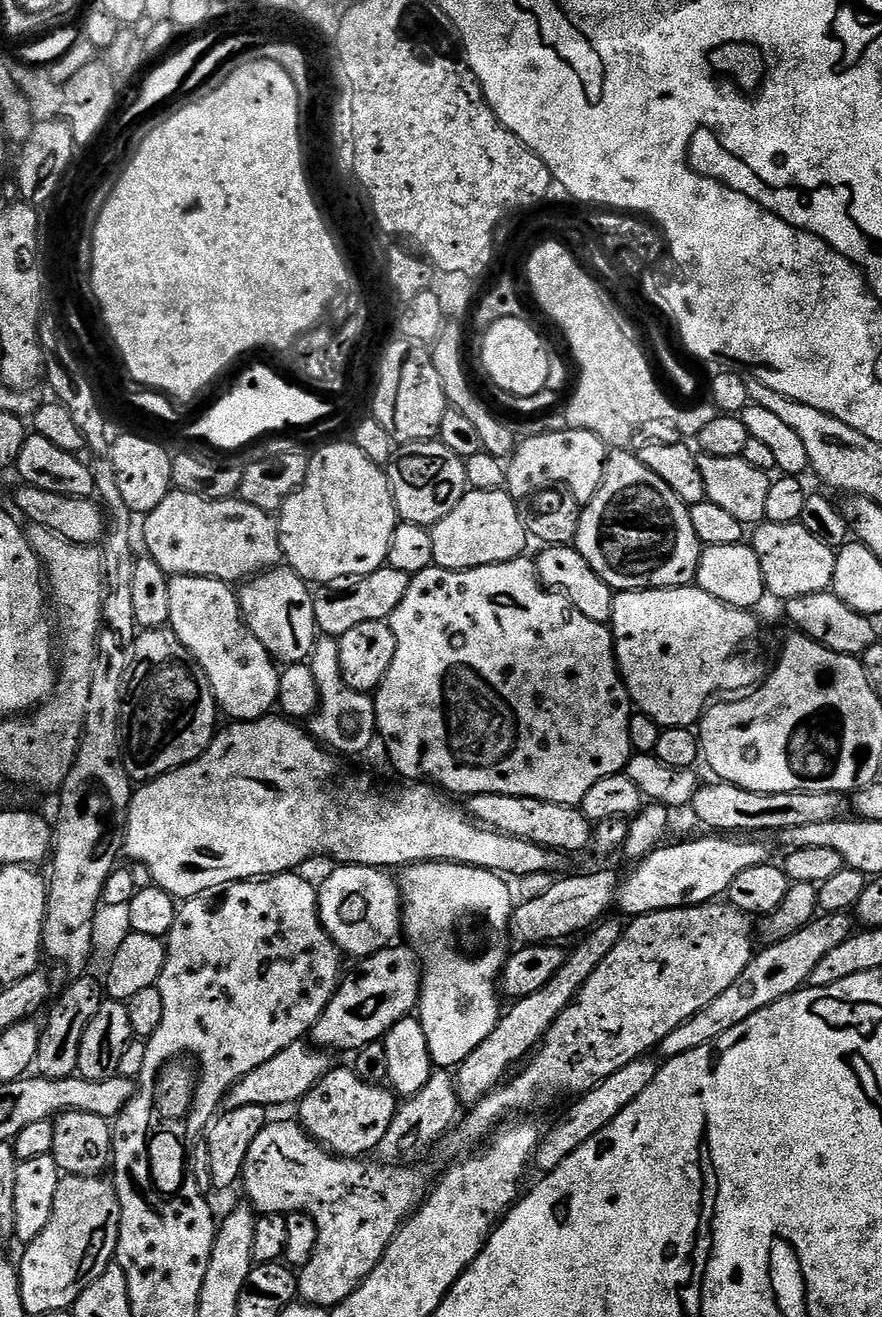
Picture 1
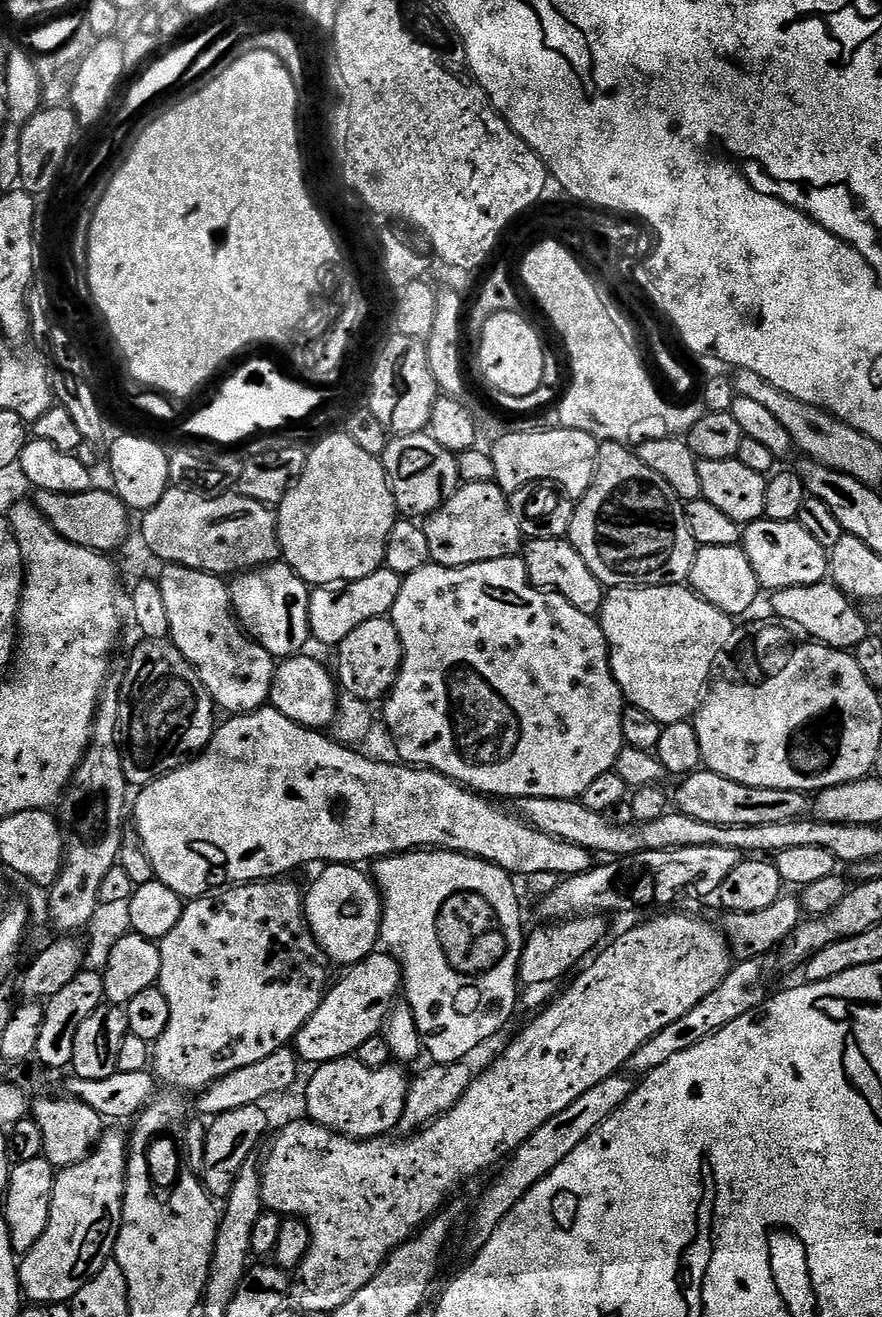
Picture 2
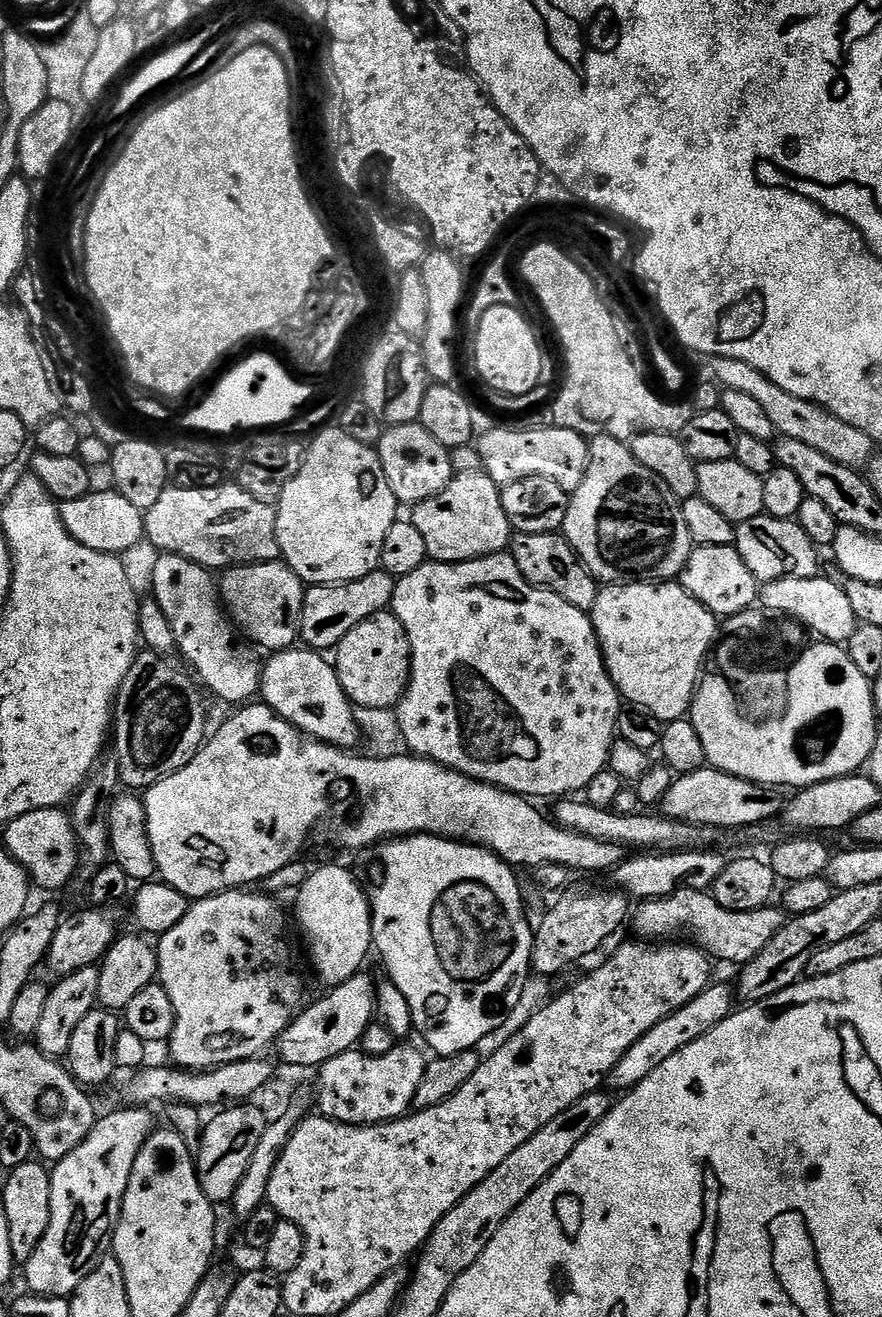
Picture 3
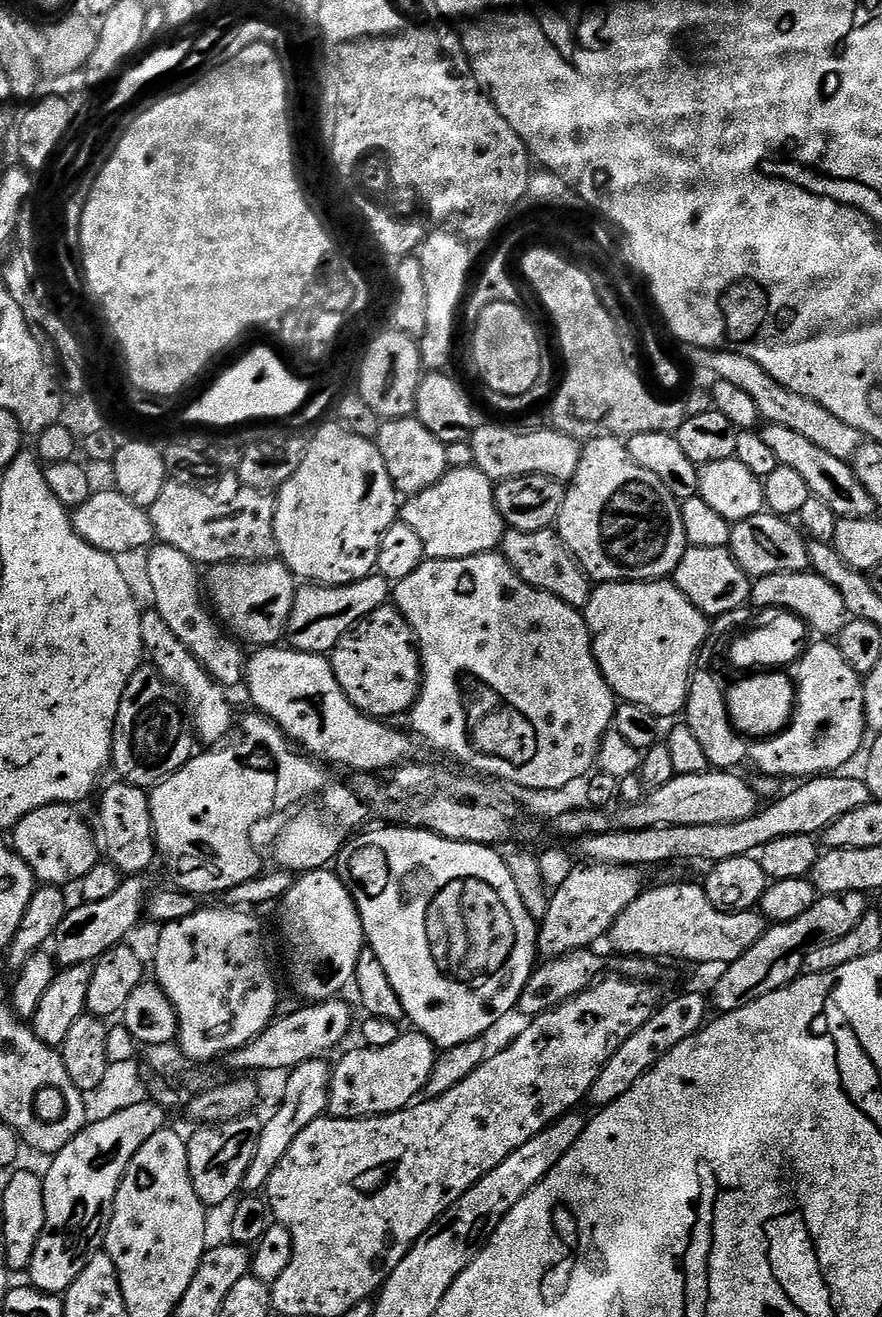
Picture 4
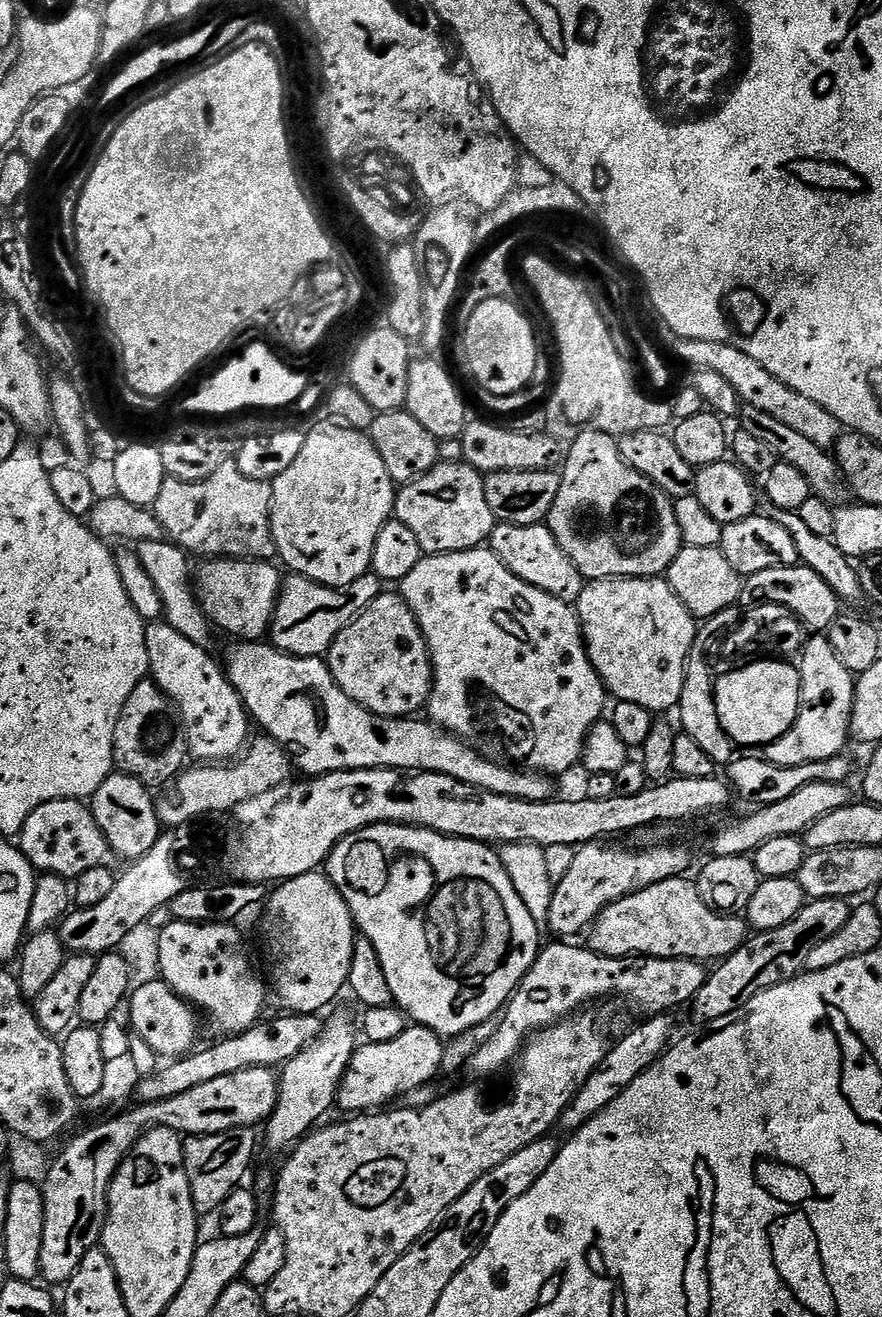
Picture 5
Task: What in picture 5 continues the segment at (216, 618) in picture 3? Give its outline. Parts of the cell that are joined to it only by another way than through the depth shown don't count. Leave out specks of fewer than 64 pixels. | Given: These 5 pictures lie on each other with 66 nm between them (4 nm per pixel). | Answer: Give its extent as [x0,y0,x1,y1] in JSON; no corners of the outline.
[134,539,214,649]

